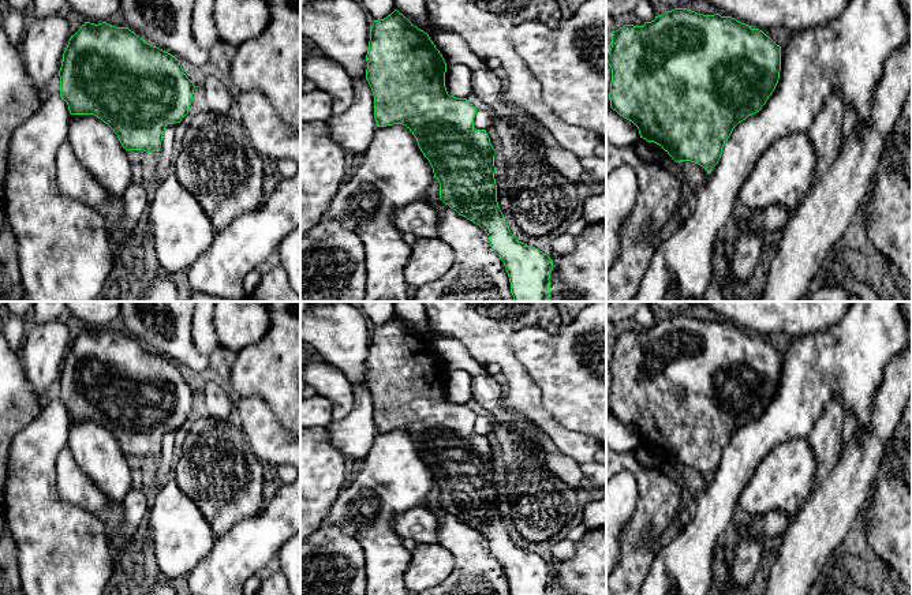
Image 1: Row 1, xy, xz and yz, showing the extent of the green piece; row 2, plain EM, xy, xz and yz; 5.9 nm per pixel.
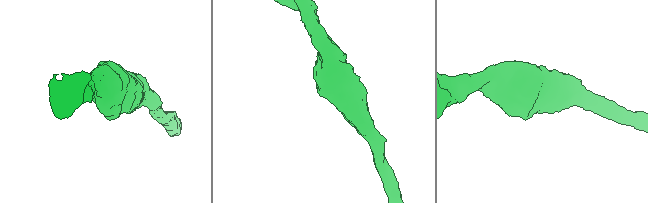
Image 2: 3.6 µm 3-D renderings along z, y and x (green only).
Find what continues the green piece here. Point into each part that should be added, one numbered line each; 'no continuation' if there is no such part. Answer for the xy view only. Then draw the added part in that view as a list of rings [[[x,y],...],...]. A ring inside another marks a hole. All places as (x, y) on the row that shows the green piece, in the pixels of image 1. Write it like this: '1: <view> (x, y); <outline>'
no continuation

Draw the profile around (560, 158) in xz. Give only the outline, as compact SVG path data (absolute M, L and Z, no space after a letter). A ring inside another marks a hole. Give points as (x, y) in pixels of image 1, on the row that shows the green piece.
M556 143L546 146L545 158L547 165L554 168L562 176L568 177L575 184L580 183L580 180L586 176L579 158L569 150L557 146Z

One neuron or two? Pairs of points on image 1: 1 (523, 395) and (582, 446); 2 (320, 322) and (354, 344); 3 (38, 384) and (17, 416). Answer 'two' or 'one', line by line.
1: one
2: one
3: two

